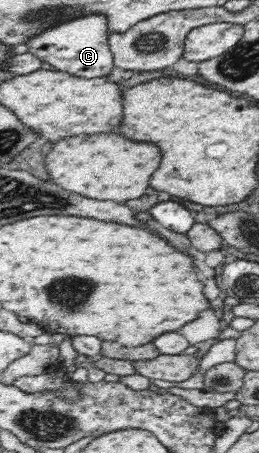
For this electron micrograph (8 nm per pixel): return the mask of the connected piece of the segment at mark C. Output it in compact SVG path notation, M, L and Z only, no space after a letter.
M86 16L78 20L52 26L44 34L38 34L28 44L30 53L48 64L56 67L56 71L66 72L80 78L98 78L107 76L114 68L113 54L109 47L109 32L106 18L102 16Z

